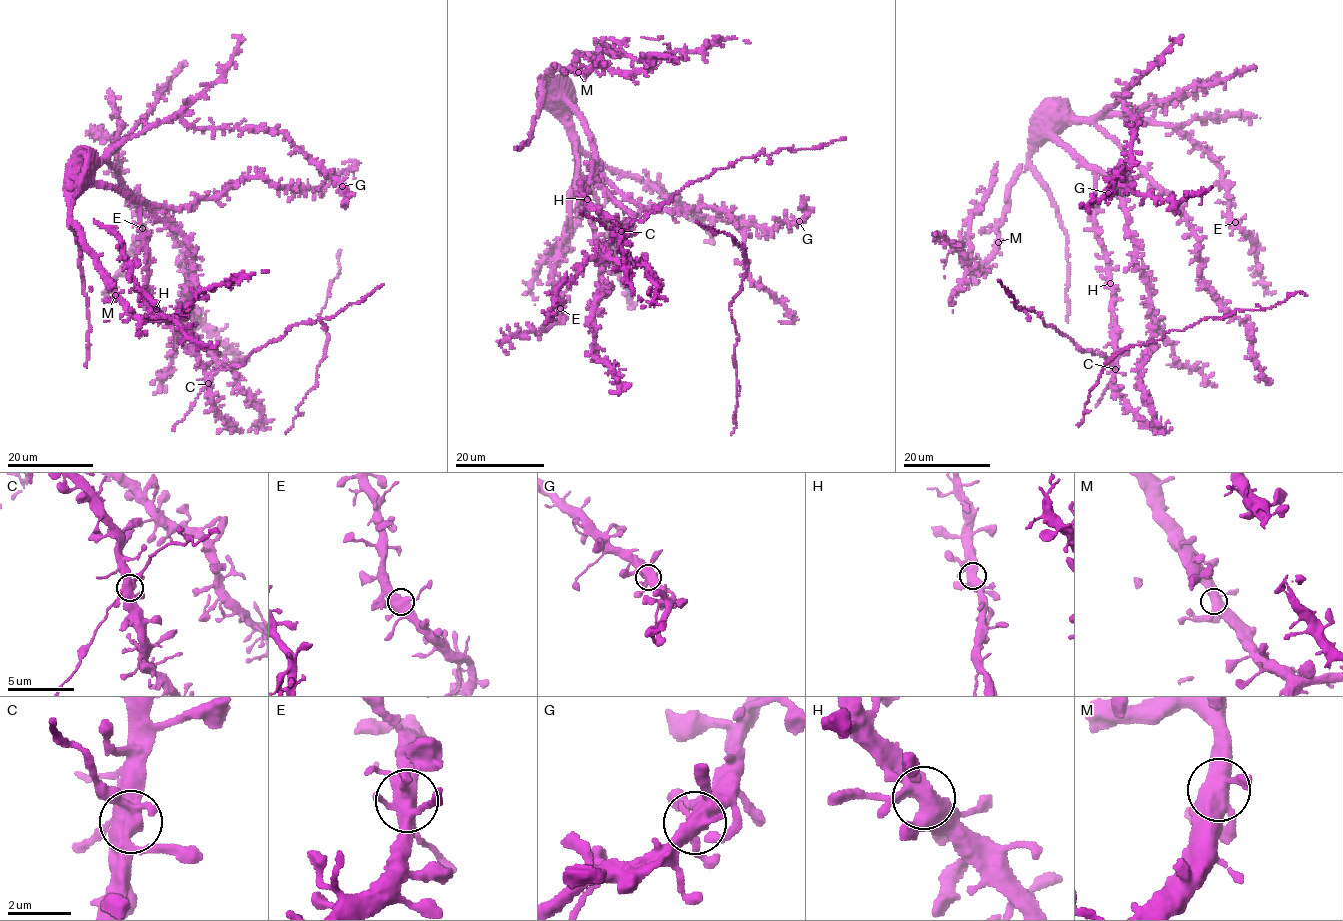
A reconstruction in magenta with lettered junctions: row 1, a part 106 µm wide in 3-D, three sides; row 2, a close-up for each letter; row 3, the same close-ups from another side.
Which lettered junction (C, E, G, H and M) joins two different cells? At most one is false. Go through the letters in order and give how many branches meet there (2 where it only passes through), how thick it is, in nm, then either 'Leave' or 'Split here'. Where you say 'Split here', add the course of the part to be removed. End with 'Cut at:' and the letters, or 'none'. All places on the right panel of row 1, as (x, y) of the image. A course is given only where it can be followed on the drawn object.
C: Branches: 7. Thickness 500 nm. Leave
E: Branches: 6. Thickness 500 nm. Leave
G: Branches: 6. Thickness 480 nm. Leave
H: Branches: 6. Thickness 480 nm. Leave
M: Branches: 5. Thickness 480 nm. Leave
Cut at: none

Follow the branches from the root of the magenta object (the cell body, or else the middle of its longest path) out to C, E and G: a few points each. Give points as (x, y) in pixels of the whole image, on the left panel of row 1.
C: (147, 272), (147, 302), (194, 353), (208, 383)
E: (147, 272), (139, 204), (92, 181), (96, 165), (114, 147), (119, 146), (122, 185), (142, 228)
G: (147, 272), (139, 204), (92, 179), (117, 146), (158, 123), (180, 117), (199, 128), (280, 130), (342, 186)

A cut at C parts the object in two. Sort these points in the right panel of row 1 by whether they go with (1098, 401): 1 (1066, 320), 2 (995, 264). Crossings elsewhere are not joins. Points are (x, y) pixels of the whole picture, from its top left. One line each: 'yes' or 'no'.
1: no
2: no

